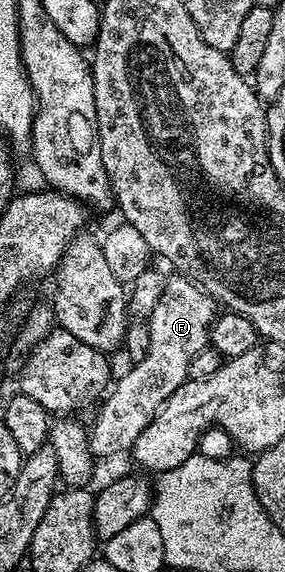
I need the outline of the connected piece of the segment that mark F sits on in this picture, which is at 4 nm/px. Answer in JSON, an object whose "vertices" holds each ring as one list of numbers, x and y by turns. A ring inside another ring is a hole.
{"vertices":[[171,274,166,277,163,285,161,298,157,298,157,306,153,306,151,315,146,321,149,332,149,350,141,362,131,364,128,372,114,381,113,387,106,393,107,401,99,408,99,413,95,416,95,421,89,424,89,441,91,444,91,454,96,458,102,456,115,456,118,452,134,449,135,440,145,430,145,426,159,413,159,407,187,381,190,374,190,363,195,356,208,347,211,339,211,324,217,315,217,305,209,293,203,291,193,280,188,280,186,276]]}

